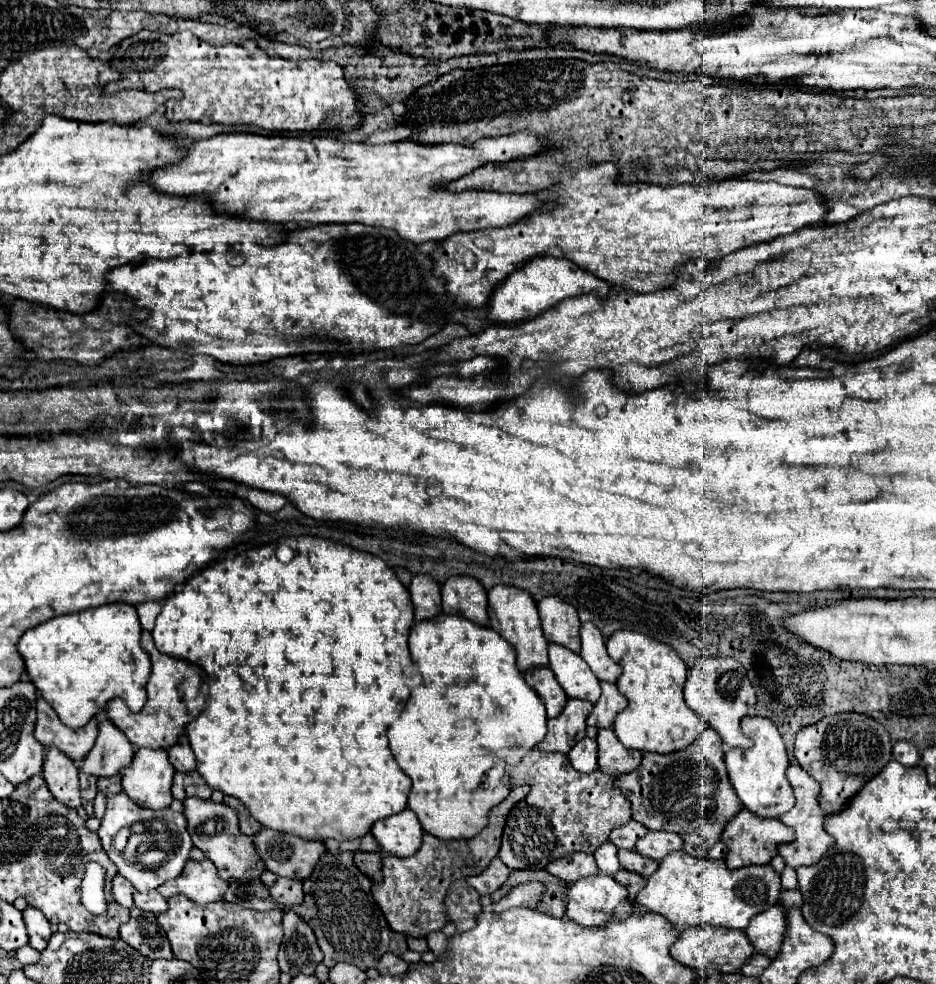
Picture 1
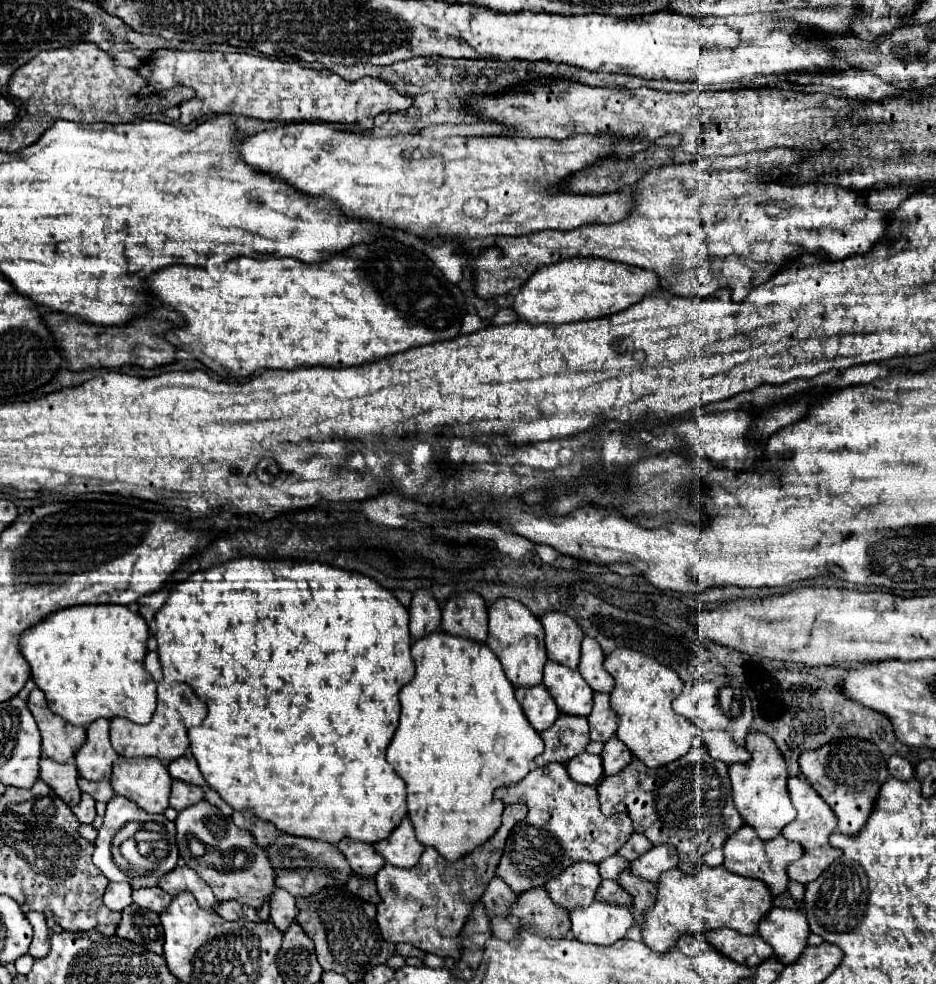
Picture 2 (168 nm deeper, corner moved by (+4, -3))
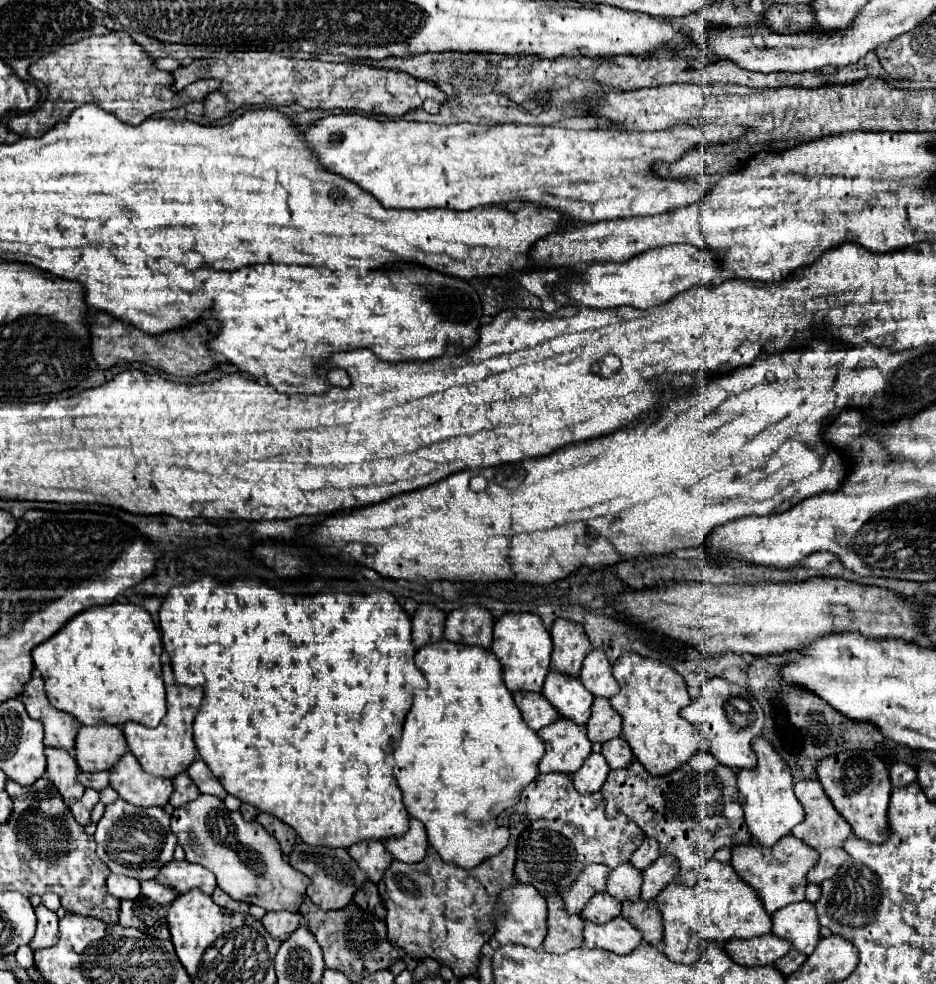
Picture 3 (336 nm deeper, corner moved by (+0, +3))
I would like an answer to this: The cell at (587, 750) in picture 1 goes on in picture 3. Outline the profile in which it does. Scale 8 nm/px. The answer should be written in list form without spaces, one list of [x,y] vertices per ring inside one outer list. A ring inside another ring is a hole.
[[[592,753],[584,761],[584,765],[572,775],[572,781],[578,793],[596,793],[602,789],[608,773],[610,773],[610,767],[606,759],[600,753]]]

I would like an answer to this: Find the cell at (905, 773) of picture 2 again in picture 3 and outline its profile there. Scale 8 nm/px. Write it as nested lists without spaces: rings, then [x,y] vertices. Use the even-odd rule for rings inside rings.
[[[896,763],[896,765],[890,767],[890,781],[892,781],[894,787],[910,785],[910,783],[916,781],[916,769],[912,769],[906,763]]]

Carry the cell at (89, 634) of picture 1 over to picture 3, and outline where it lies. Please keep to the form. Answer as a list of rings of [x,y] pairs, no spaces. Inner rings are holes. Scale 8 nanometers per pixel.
[[[132,603],[90,607],[32,651],[50,705],[74,715],[82,725],[108,723],[116,727],[126,721],[156,727],[162,721],[166,697],[160,655],[162,639],[150,613]]]

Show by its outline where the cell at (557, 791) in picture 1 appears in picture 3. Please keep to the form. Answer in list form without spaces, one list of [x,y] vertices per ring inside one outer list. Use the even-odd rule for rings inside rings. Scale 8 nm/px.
[[[540,773],[524,789],[522,803],[526,807],[526,817],[530,819],[530,827],[528,827],[526,835],[522,835],[518,841],[518,859],[516,859],[514,873],[516,873],[518,881],[536,887],[540,895],[562,893],[564,889],[568,889],[568,885],[572,885],[572,881],[576,881],[576,877],[590,863],[604,863],[608,867],[616,867],[616,865],[622,865],[624,861],[630,861],[630,855],[644,841],[644,833],[638,829],[636,823],[632,823],[624,815],[618,815],[614,821],[606,819],[606,813],[604,813],[606,805],[604,805],[602,795],[600,793],[580,795],[574,789],[572,779],[564,773],[546,773],[546,775]]]

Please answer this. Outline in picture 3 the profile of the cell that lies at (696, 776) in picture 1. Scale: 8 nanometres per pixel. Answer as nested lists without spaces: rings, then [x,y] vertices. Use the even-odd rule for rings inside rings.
[[[698,751],[668,777],[648,775],[638,761],[628,769],[610,771],[602,787],[602,797],[610,819],[616,813],[626,815],[644,831],[646,837],[660,843],[662,855],[676,857],[680,865],[680,885],[696,885],[702,863],[712,859],[720,847],[752,843],[740,809],[736,773],[726,765],[720,765],[708,751]]]

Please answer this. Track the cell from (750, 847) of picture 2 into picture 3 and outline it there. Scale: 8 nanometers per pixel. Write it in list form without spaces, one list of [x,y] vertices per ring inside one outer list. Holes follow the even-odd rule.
[[[788,835],[782,837],[774,847],[760,847],[754,843],[748,847],[734,847],[730,865],[758,893],[760,901],[764,903],[764,909],[770,915],[776,909],[782,909],[784,905],[804,901],[804,889],[808,885],[806,873],[808,869],[812,869],[812,865],[816,865],[816,861],[818,861],[818,853],[812,847]]]

